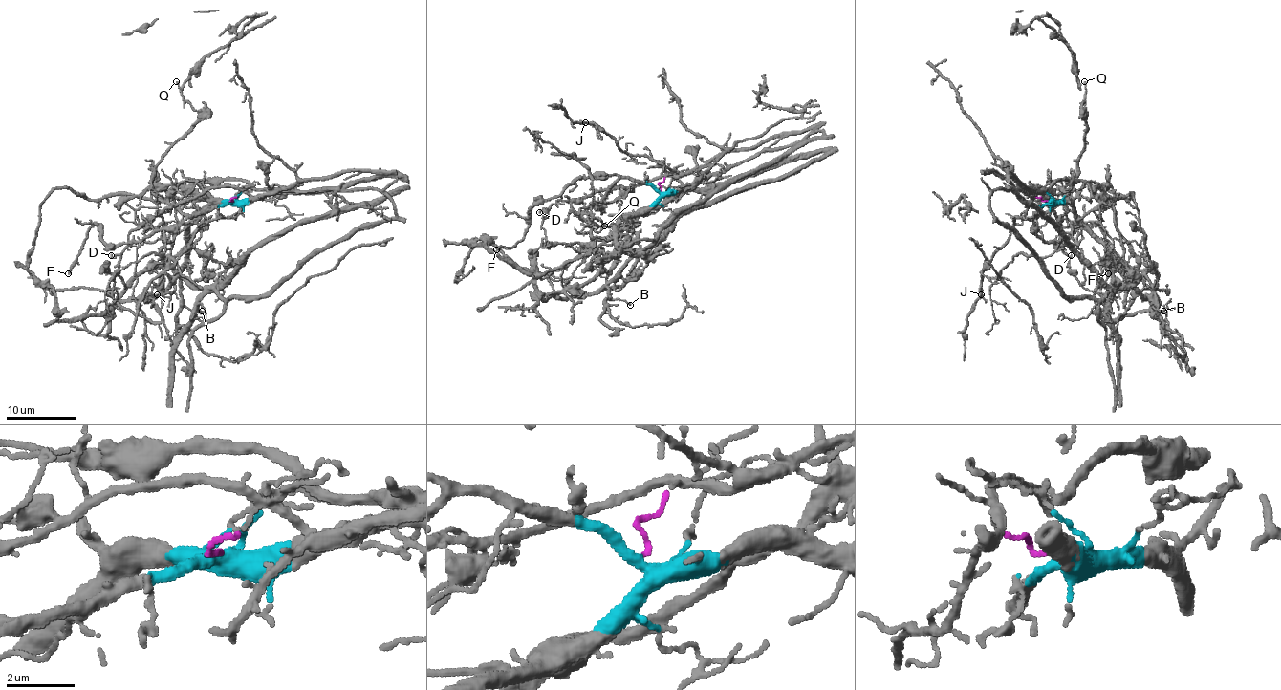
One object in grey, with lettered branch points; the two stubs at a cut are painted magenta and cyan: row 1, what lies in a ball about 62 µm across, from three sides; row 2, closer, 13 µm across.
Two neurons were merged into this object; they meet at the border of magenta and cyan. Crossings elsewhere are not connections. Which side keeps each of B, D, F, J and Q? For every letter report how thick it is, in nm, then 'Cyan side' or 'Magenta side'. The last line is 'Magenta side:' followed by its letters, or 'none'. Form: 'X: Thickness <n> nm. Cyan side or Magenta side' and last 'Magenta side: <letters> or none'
B: Thickness 130 nm. Cyan side
D: Thickness 140 nm. Magenta side
F: Thickness 180 nm. Cyan side
J: Thickness 110 nm. Magenta side
Q: Thickness 90 nm. Cyan side
Magenta side: D, J

